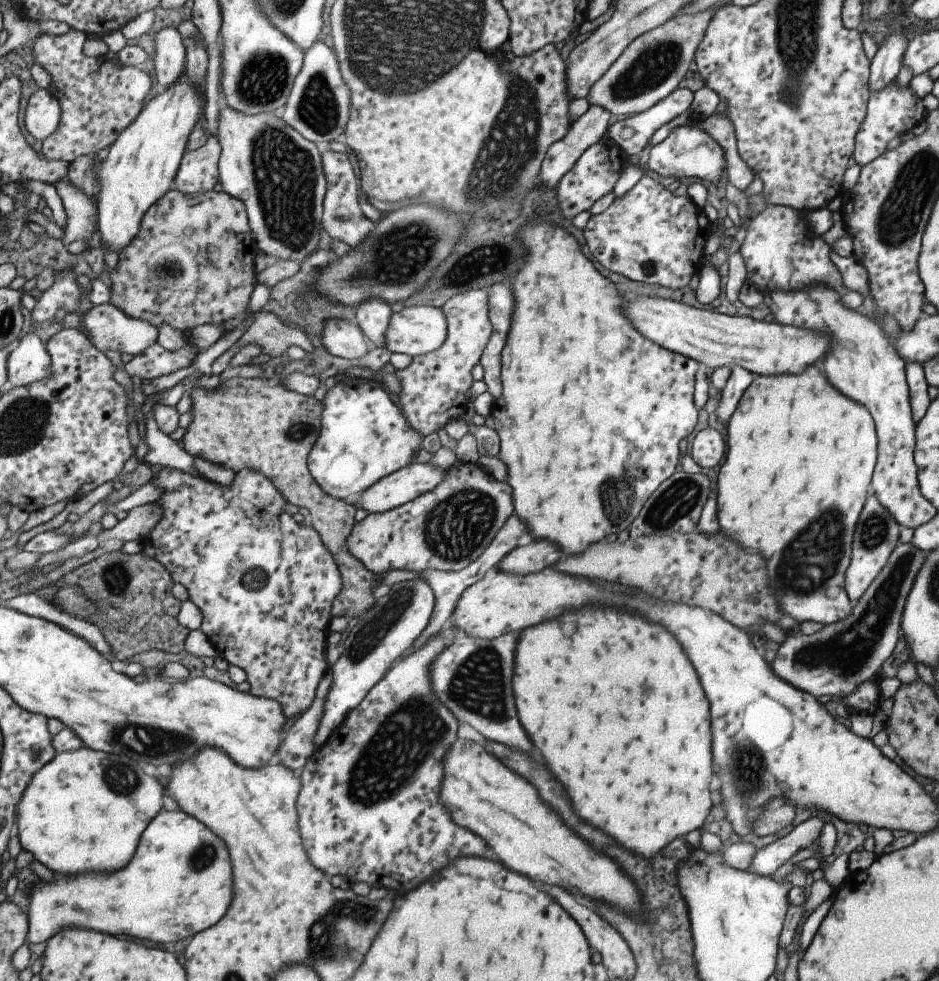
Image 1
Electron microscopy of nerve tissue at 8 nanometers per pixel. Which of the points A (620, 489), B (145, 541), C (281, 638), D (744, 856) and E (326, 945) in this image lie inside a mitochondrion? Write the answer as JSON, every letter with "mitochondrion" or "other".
{"A":"mitochondrion","B":"other","C":"other","D":"other","E":"mitochondrion"}

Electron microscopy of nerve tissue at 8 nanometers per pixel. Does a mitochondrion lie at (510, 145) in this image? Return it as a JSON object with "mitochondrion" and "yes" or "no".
{"mitochondrion":"yes"}

